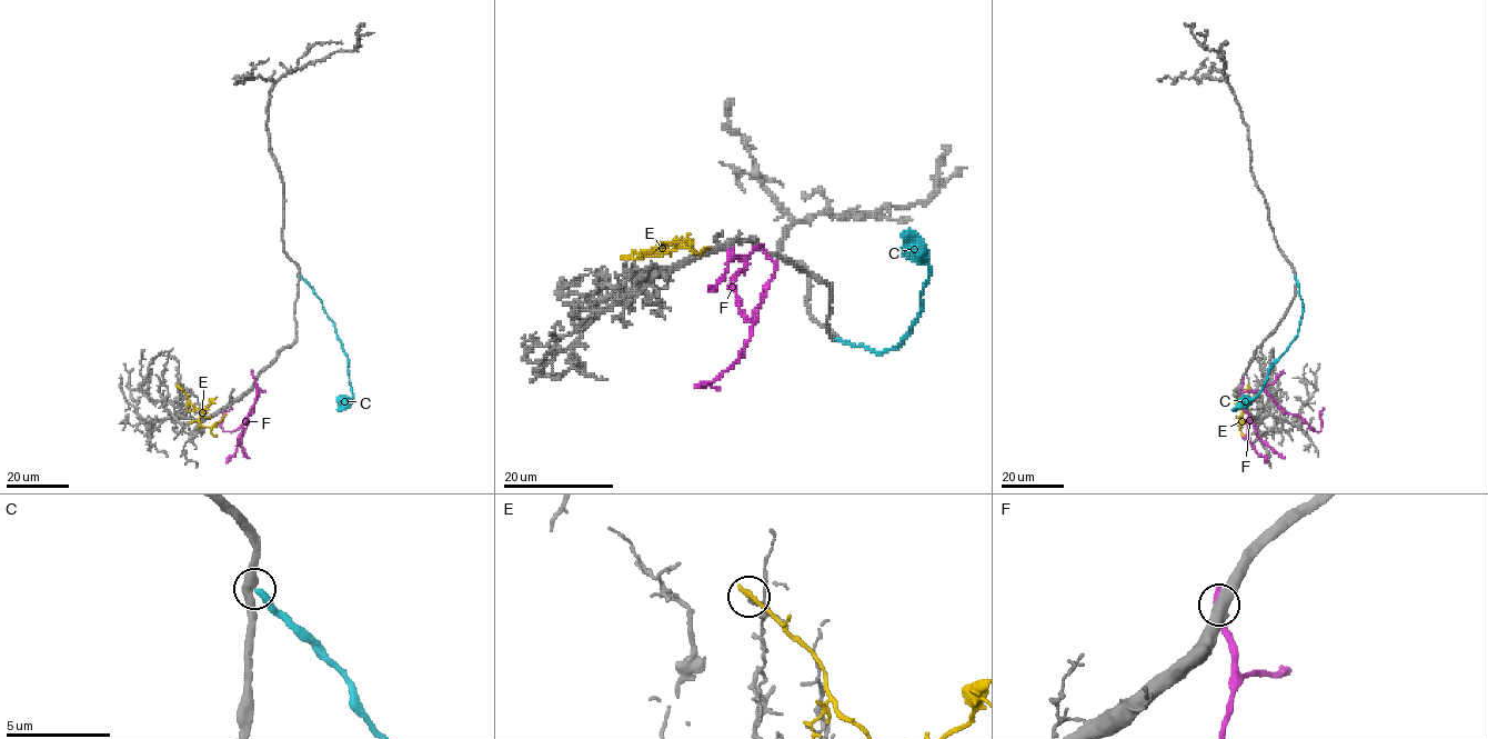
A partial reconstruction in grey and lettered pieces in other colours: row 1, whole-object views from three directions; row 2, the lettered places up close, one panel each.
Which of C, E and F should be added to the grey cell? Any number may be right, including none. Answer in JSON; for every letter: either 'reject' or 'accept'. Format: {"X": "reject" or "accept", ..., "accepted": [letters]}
{"C": "accept", "E": "reject", "F": "reject", "accepted": ["C"]}

